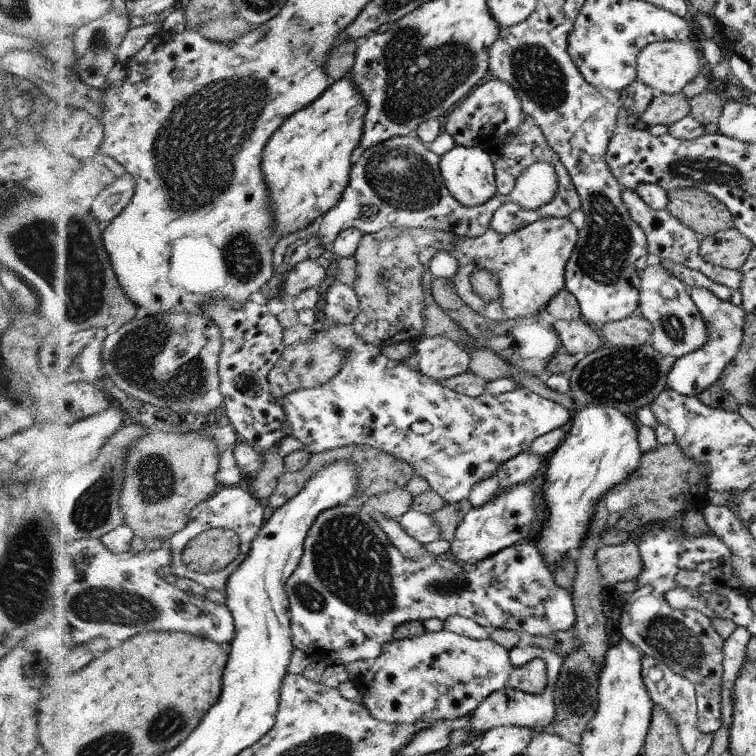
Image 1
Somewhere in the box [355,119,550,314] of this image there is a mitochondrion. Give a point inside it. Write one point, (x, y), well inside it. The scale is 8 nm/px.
(400, 177)

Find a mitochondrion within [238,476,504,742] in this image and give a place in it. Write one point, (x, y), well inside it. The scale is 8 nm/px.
(351, 567)

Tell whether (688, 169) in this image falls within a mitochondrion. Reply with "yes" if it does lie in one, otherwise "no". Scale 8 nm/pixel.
yes

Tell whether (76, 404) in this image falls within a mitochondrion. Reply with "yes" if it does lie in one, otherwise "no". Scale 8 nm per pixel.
no

